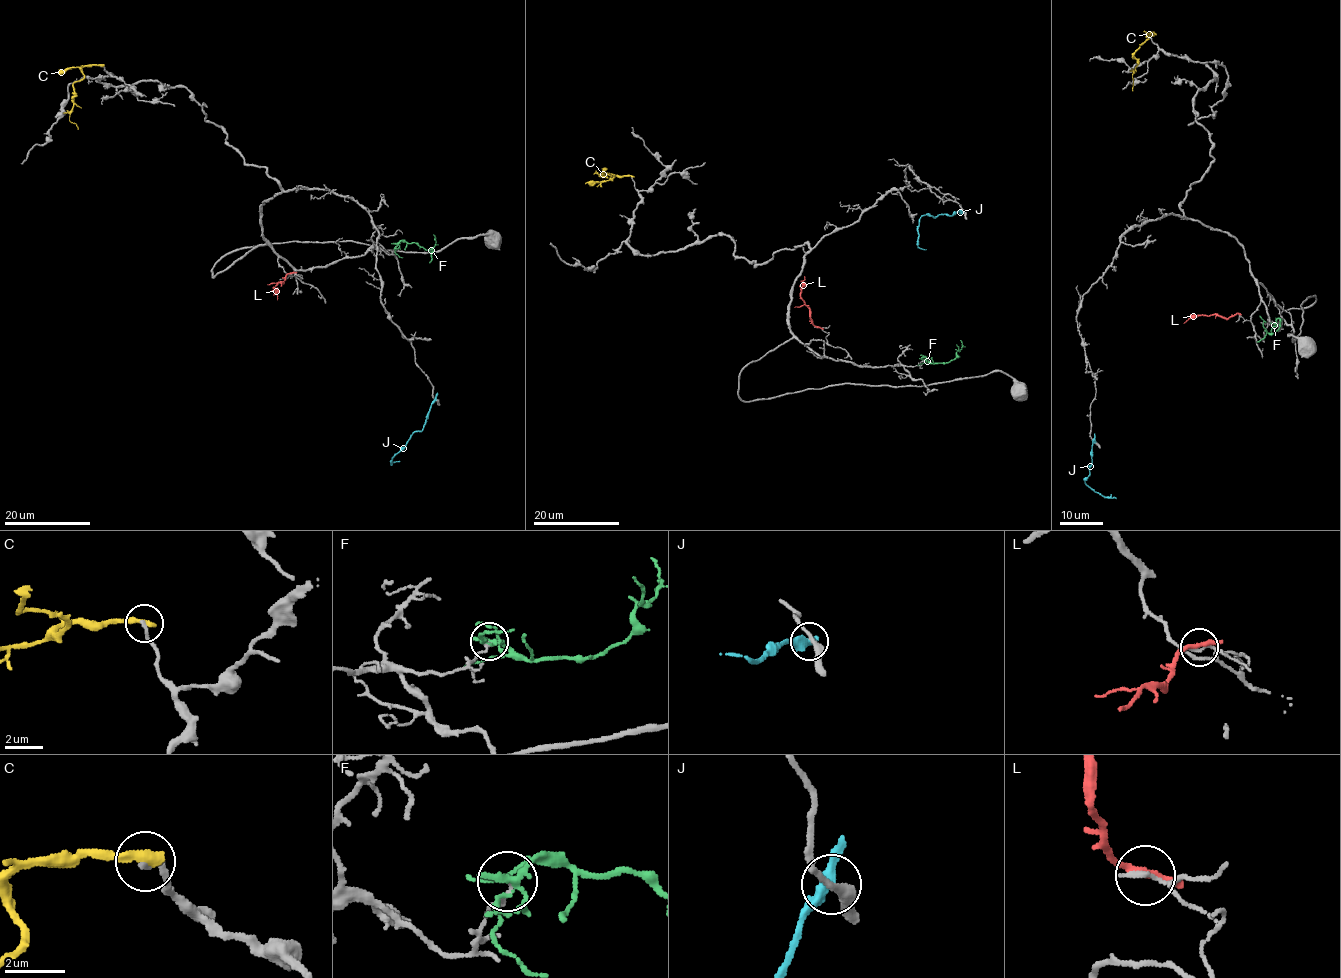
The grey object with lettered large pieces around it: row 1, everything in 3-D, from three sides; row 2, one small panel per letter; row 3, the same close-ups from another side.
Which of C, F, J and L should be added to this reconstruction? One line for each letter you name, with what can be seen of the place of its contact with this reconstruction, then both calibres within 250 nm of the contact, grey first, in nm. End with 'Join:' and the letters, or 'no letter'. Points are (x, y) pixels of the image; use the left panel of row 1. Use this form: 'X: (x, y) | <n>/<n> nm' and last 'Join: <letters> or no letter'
Join: no letter

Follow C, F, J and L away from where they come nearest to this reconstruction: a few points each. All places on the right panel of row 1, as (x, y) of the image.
C: (1146, 36), (1147, 32), (1148, 38), (1134, 55), (1137, 65), (1132, 75), (1132, 91)
F: (1276, 320), (1278, 318), (1280, 324), (1273, 333), (1263, 326), (1264, 320), (1260, 316)
J: (1094, 440), (1092, 464), (1085, 484), (1106, 497), (1116, 498)
L: (1239, 314), (1227, 318), (1198, 315), (1183, 323)

